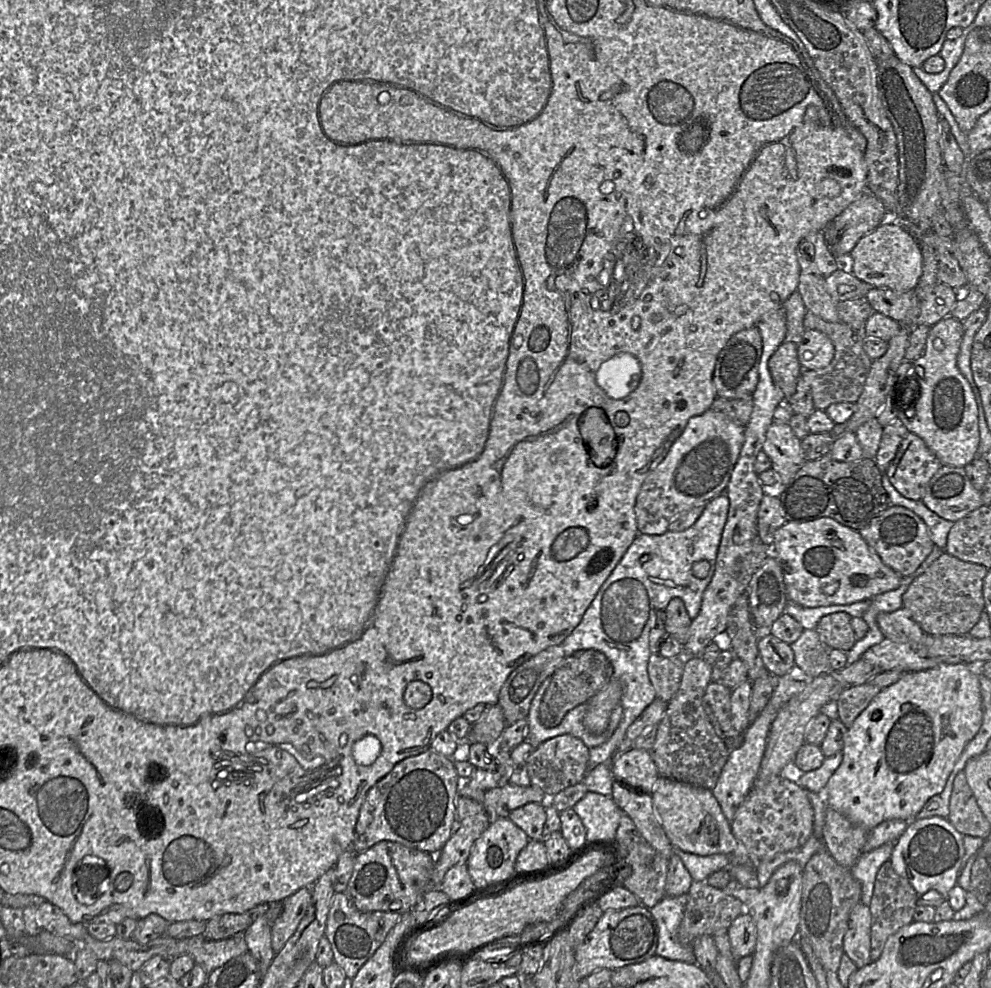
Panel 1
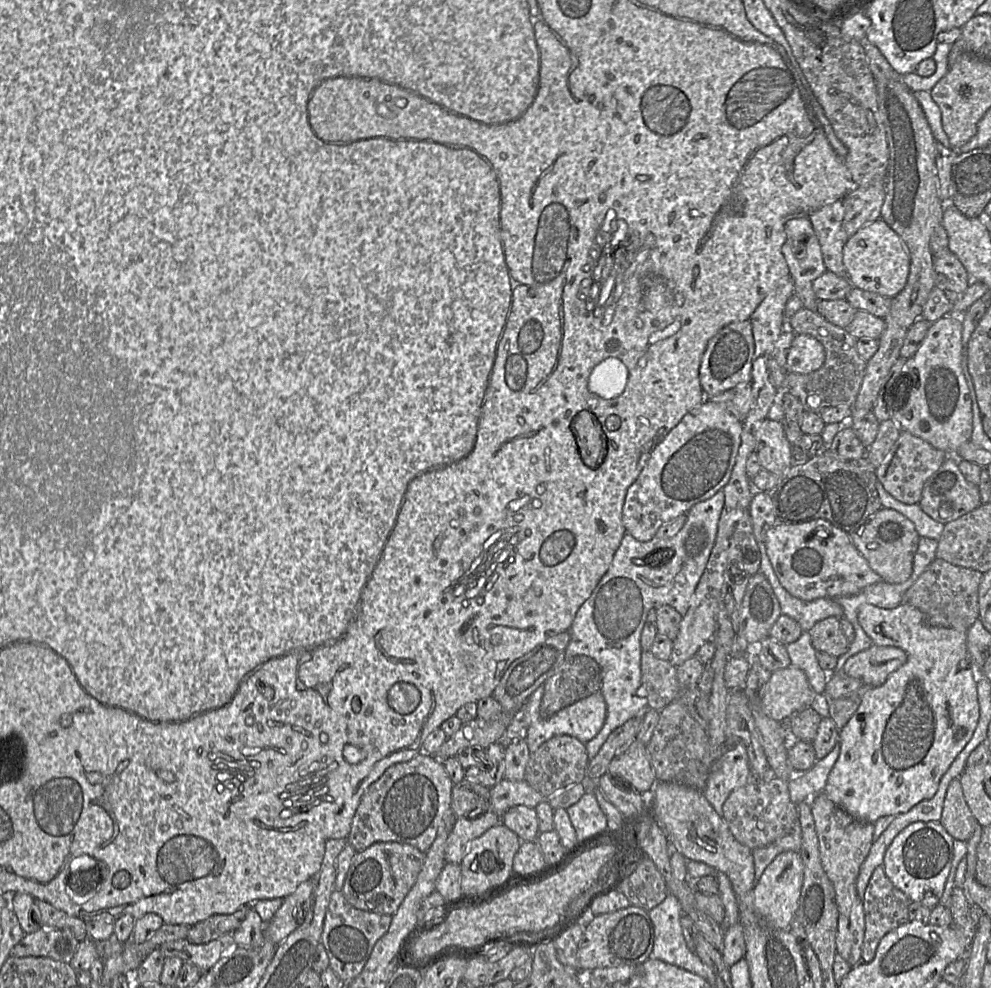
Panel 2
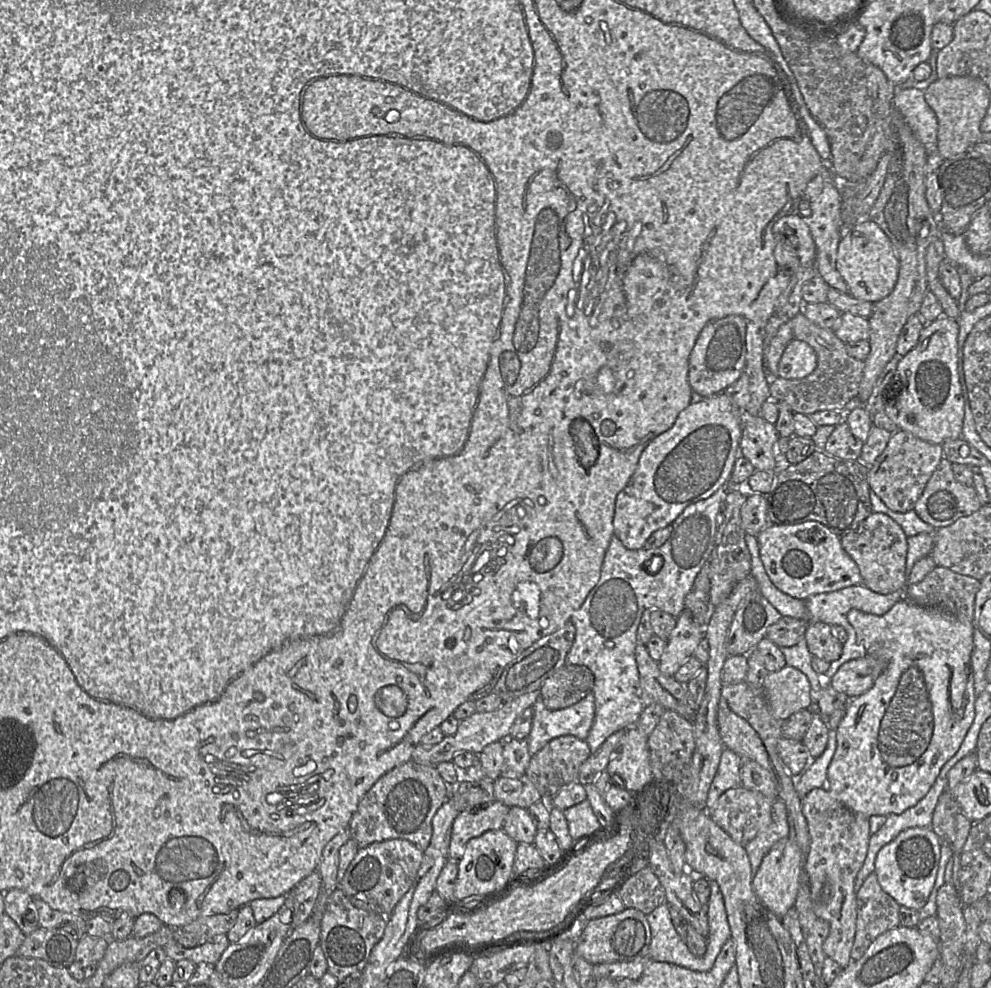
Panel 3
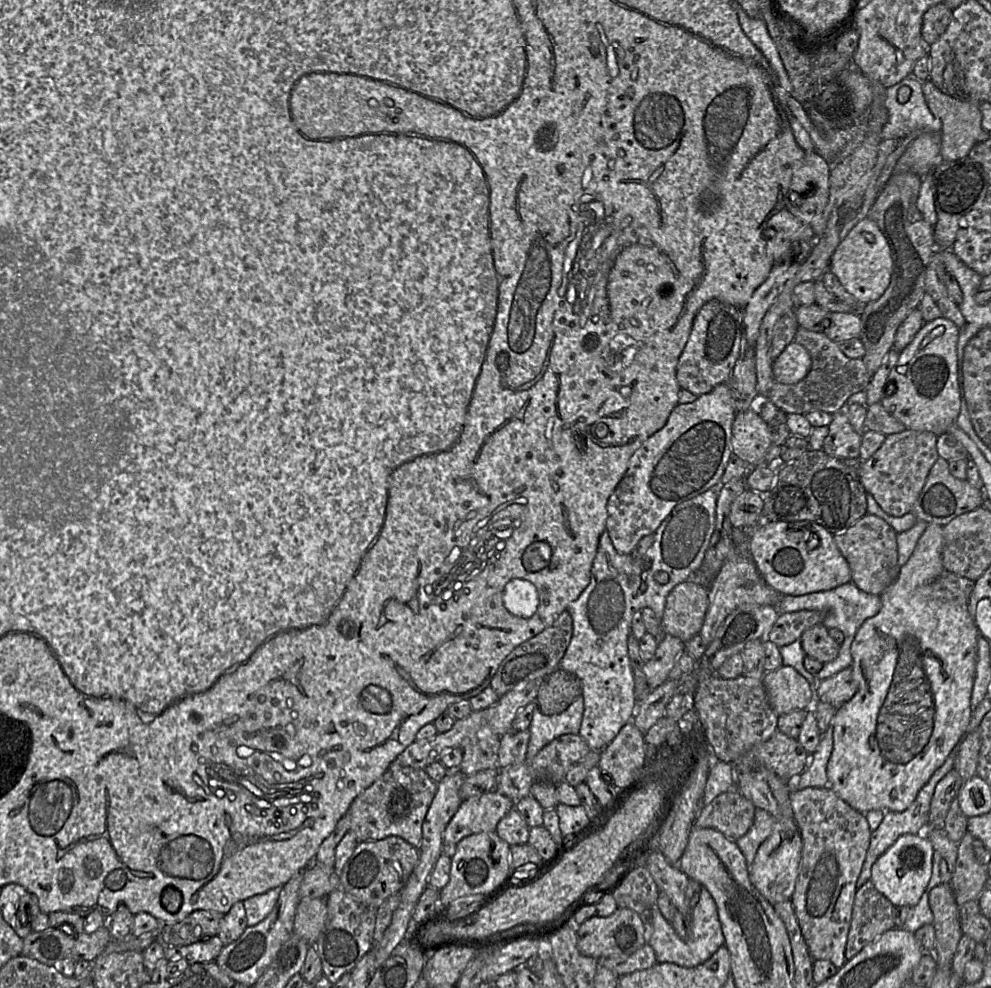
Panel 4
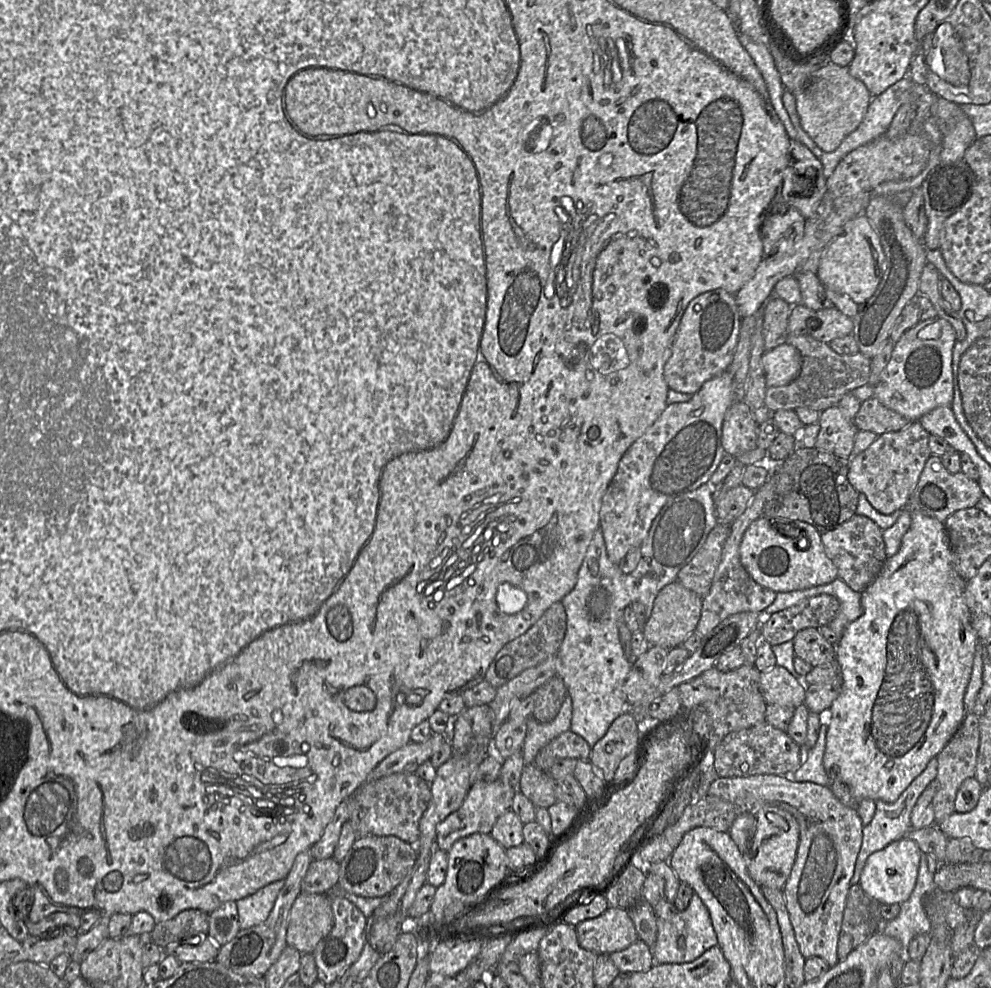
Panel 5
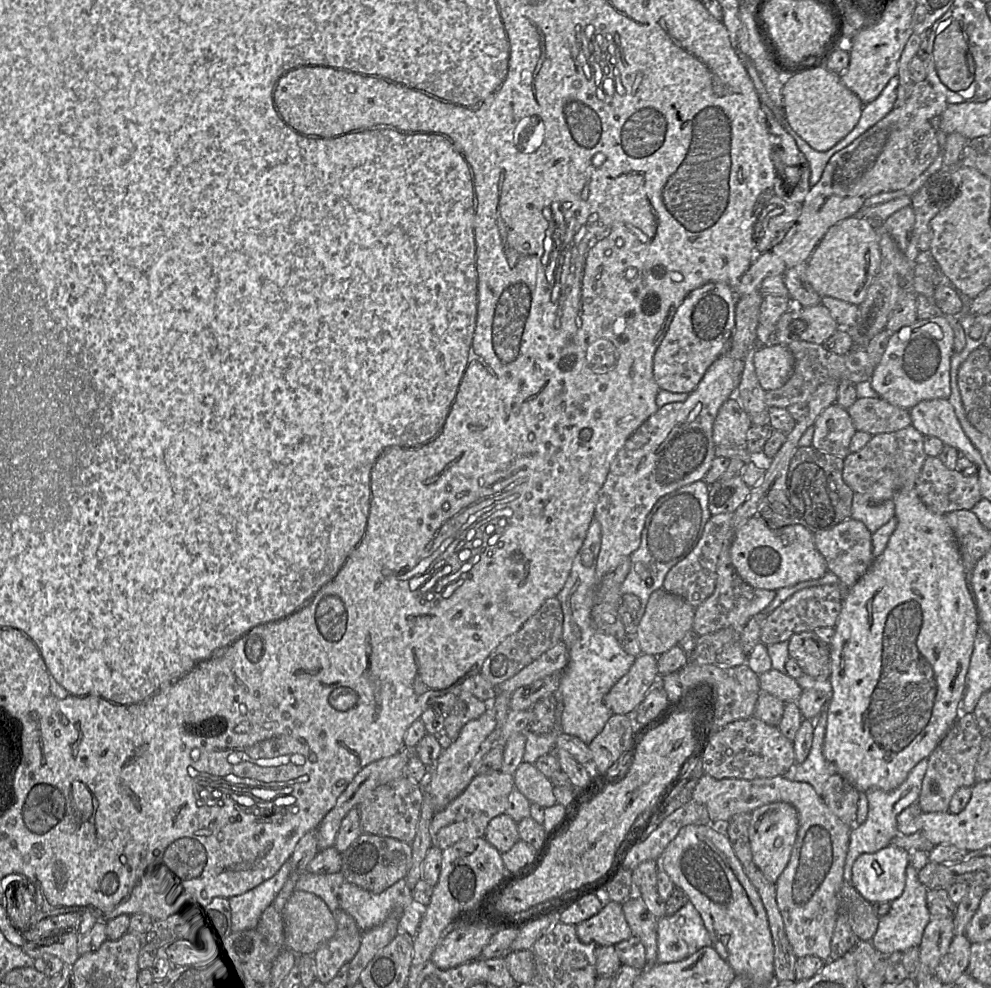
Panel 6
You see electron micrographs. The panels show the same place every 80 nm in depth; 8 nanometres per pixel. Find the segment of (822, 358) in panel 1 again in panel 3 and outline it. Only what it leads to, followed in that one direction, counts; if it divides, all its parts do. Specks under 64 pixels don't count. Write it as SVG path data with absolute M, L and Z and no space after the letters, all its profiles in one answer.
M793 339L786 347L778 367L778 377L803 379L817 367L817 354L806 342Z

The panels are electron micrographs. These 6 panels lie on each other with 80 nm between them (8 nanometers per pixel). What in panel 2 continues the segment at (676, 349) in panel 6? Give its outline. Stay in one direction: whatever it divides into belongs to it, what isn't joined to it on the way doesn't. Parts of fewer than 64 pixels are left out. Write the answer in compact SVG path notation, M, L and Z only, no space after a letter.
M749 320L734 322L722 328L708 342L703 353L699 378L707 398L712 398L742 383L751 383L755 343Z

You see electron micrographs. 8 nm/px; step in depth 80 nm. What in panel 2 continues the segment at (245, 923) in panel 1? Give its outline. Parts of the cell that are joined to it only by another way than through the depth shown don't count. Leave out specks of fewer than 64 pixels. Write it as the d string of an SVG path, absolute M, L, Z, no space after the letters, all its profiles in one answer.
M243 906L232 914L213 915L190 927L186 940L192 944L206 944L237 930L252 906Z

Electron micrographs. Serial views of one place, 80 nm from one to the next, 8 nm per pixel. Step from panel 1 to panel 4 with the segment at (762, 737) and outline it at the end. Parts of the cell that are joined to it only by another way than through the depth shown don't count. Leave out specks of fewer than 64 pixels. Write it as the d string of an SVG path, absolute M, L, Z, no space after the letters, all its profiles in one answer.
M709 743L708 746L710 748L708 756L710 771L704 789L703 805L709 804L715 797L717 797L721 793L738 789L738 774L734 771L733 766L730 763L720 761L713 753L713 750Z

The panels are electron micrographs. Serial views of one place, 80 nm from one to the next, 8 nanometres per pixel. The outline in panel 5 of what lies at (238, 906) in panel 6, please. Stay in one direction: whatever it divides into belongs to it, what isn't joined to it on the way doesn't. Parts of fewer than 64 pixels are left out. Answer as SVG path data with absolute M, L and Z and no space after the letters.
M285 880L272 882L236 901L240 929L259 925L267 919L284 884Z

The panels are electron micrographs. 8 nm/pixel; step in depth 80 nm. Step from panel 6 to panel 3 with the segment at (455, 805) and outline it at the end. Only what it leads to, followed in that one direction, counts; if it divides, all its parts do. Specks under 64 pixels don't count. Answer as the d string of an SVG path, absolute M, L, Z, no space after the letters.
M494 800L474 811L463 811L456 816L451 829L448 858L458 861L468 841L487 831L501 829L510 807Z

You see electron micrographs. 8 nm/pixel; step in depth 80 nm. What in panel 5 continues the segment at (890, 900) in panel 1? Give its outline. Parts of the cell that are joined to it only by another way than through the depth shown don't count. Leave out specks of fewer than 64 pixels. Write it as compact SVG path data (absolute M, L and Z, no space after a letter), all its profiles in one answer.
M860 884L851 885L837 945L839 961L845 960L854 949L880 931L884 923L880 905L864 892Z

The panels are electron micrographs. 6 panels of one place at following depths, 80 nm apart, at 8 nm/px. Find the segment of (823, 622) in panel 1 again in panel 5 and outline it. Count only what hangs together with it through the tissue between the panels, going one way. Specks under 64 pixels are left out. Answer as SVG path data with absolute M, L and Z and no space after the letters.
M818 628L800 630L793 638L795 656L814 667L830 664L835 660L835 646L829 643Z

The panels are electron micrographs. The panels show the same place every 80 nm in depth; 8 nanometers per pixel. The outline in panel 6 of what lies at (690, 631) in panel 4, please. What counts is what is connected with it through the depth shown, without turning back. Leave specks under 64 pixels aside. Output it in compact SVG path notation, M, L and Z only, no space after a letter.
M660 588L654 591L645 611L636 625L636 634L643 654L660 656L679 644L685 634L693 629L695 610L680 596Z

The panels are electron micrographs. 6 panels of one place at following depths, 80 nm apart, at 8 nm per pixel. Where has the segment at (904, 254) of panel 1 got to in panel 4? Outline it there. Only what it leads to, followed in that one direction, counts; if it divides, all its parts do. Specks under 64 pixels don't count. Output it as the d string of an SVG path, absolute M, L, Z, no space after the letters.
M867 217L859 221L837 246L828 269L858 302L868 304L883 295L890 283L892 268L888 242L877 224Z

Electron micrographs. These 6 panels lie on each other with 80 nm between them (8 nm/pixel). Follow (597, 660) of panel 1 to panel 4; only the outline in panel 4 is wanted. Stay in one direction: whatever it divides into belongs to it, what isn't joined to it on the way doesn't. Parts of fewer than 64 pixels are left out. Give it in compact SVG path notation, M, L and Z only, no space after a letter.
M557 667L552 673L543 677L543 682L535 699L537 707L546 716L558 715L565 711L570 704L582 696L582 682L574 673Z

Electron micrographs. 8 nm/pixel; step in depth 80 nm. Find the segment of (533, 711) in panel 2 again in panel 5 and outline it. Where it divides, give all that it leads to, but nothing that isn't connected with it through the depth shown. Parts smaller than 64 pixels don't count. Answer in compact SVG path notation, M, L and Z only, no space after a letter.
M571 697L565 698L556 718L549 723L540 723L534 717L527 719L527 731L522 754L525 764L533 764L538 752L562 733L569 731L572 719Z

